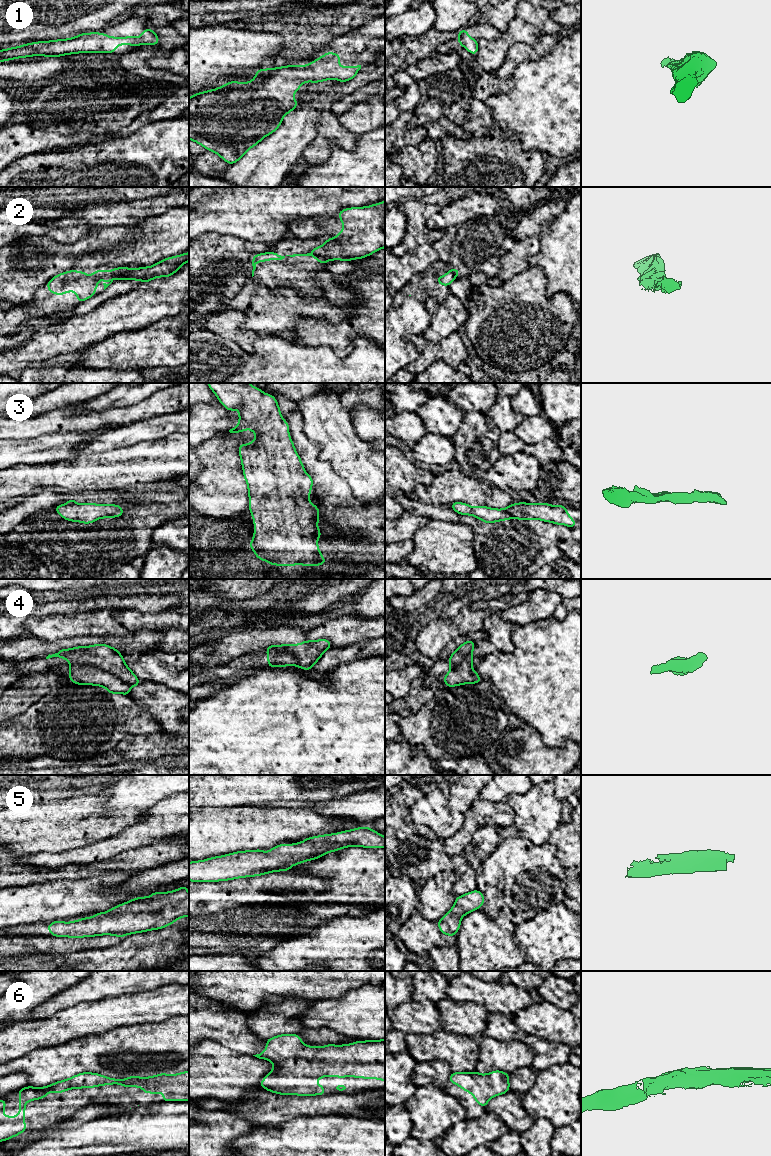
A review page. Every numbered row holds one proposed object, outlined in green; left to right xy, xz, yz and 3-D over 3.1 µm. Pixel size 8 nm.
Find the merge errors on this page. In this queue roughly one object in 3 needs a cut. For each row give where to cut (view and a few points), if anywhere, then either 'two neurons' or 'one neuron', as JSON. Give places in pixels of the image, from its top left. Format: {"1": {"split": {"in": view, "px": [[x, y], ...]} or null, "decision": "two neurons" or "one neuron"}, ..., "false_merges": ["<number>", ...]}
{"1": {"split": null, "decision": "one neuron"}, "2": {"split": {"in": "xz", "px": [[311, 252], [317, 255], [324, 255], [328, 259]]}, "decision": "two neurons"}, "3": {"split": null, "decision": "one neuron"}, "4": {"split": {"in": "xy", "px": [[74, 663], [84, 663], [100, 667], [130, 686]]}, "decision": "two neurons"}, "5": {"split": null, "decision": "one neuron"}, "6": {"split": null, "decision": "one neuron"}, "false_merges": ["2", "4"]}

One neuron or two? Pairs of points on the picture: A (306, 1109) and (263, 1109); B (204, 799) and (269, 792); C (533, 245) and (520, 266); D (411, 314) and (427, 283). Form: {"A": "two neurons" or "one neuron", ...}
{"A": "one neuron", "B": "one neuron", "C": "one neuron", "D": "two neurons"}

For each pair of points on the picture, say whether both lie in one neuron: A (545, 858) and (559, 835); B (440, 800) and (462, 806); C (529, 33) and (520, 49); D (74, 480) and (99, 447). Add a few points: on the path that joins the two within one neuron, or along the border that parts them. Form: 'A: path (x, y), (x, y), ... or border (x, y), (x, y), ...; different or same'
A: border (548, 841), (555, 847), (555, 855), (562, 866); different
B: border (447, 798), (447, 804), (463, 814); different
C: border (542, 33), (533, 45), (513, 44), (504, 57); different
D: border (120, 447), (97, 454); different

